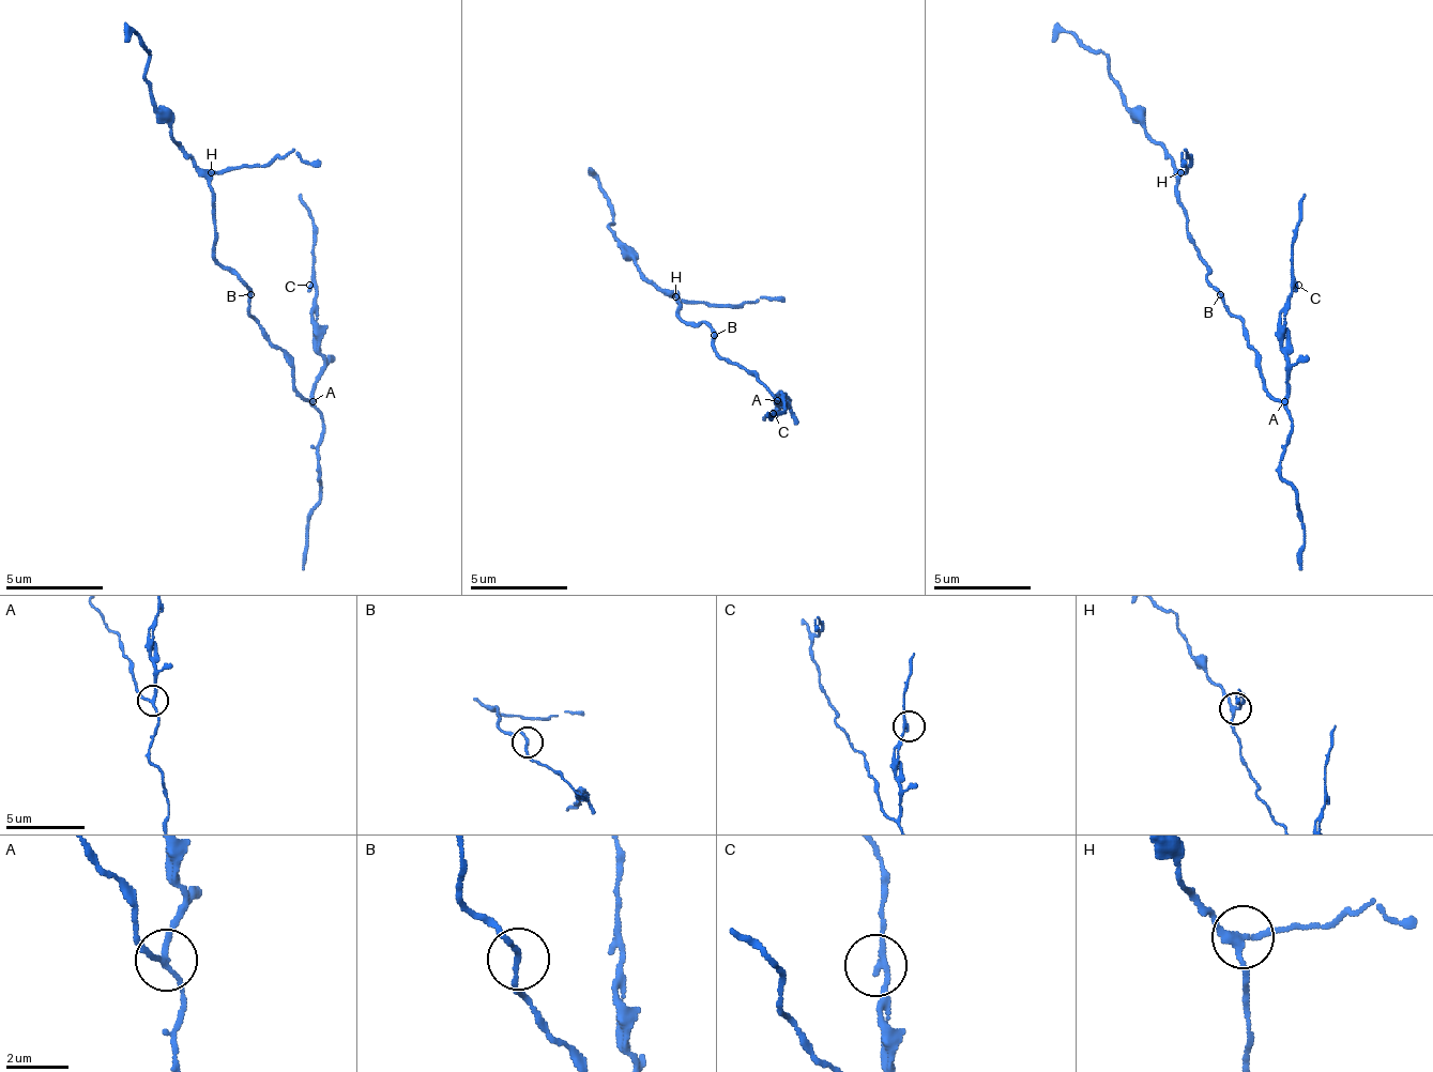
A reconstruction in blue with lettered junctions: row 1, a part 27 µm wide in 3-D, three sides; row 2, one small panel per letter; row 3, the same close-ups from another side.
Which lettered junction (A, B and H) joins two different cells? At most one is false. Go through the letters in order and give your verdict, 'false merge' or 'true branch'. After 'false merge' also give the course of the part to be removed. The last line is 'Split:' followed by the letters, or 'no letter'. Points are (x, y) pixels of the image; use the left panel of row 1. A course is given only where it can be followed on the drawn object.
A: false merge | (314, 402), (324, 363), (314, 290), (314, 216), (300, 192)
B: true branch
H: true branch
Split: A

